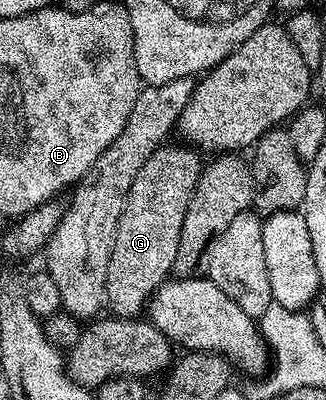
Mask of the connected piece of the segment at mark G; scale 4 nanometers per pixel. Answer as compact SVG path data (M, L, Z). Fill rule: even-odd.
M188 144L168 145L160 145L152 153L150 160L146 160L146 164L138 168L138 176L134 176L134 184L130 184L130 192L126 196L126 204L118 220L118 228L114 232L112 251L106 268L104 292L110 310L112 306L111 313L118 318L135 318L145 313L148 299L162 283L168 281L173 273L172 265L178 256L178 239L182 236L182 220L186 220L186 208L194 196L200 179L202 154L199 149Z

